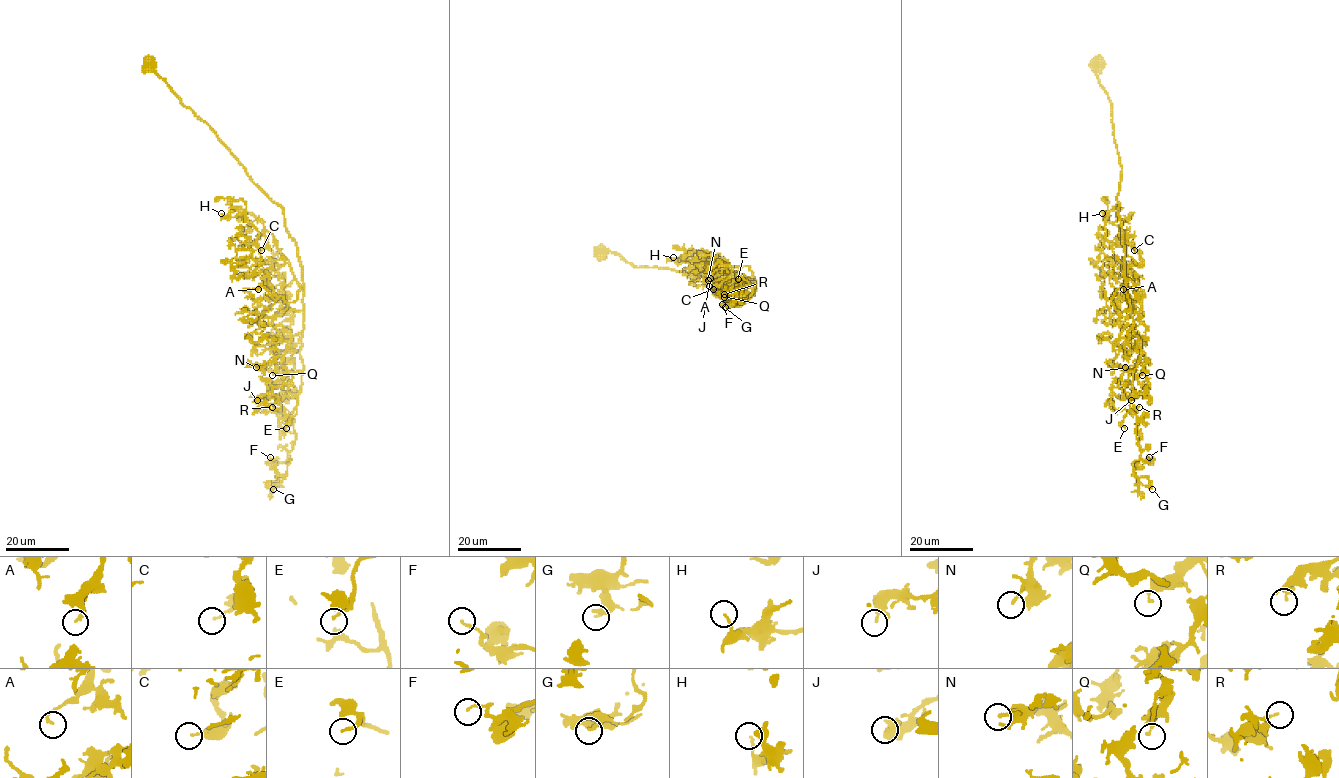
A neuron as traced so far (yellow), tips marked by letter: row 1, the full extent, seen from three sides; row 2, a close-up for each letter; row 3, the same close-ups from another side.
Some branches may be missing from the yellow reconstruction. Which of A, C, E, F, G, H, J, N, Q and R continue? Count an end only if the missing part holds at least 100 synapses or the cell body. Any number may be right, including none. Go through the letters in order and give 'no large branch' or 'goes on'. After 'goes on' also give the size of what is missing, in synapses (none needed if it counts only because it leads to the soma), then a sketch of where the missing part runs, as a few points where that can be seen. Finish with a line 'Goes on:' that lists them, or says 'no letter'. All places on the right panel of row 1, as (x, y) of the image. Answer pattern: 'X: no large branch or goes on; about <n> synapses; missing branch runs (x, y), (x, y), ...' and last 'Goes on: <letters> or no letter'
A: no large branch
C: no large branch
E: goes on; about 180 synapses; missing branch runs (1124, 428), (1128, 434), (1123, 439), (1123, 452), (1128, 458)
F: no large branch
G: no large branch
H: no large branch
J: no large branch
N: no large branch
Q: no large branch
R: no large branch
Goes on: E

